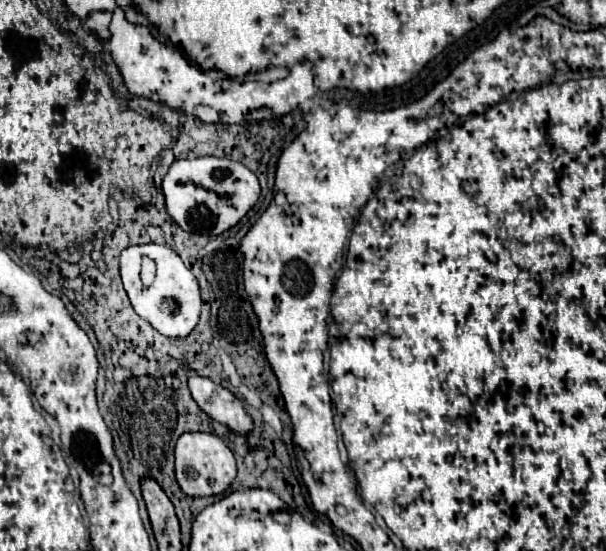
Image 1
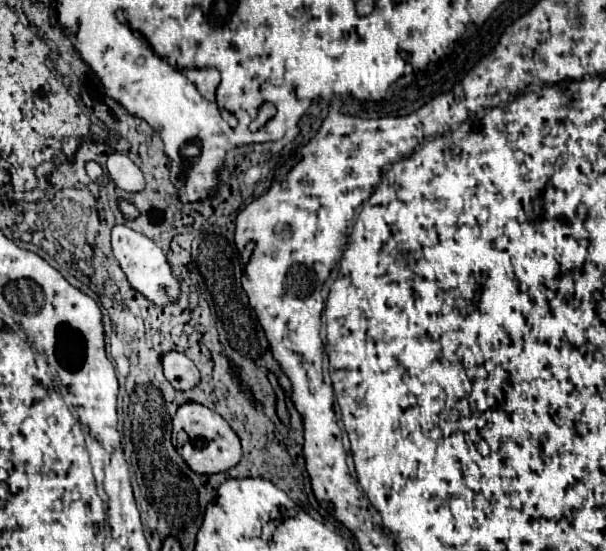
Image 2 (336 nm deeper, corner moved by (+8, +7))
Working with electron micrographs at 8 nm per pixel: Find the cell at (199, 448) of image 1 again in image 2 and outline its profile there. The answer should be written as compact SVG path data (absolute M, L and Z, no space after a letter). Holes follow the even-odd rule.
M183 403L177 409L177 415L173 417L173 435L177 435L181 429L189 433L189 443L183 447L177 447L177 451L195 473L211 475L211 473L227 471L239 463L241 459L239 437L229 427L229 423L219 413L211 411L209 407L201 403Z

